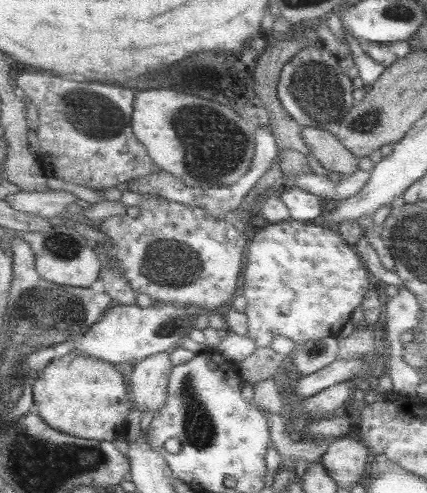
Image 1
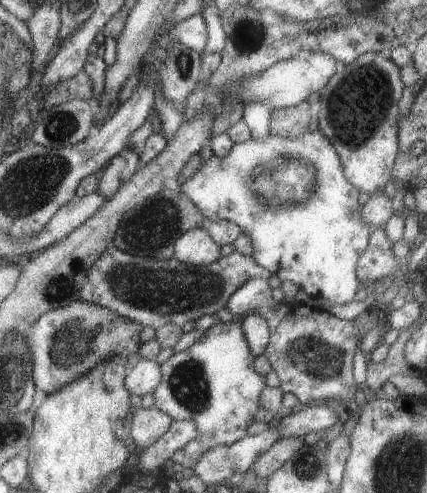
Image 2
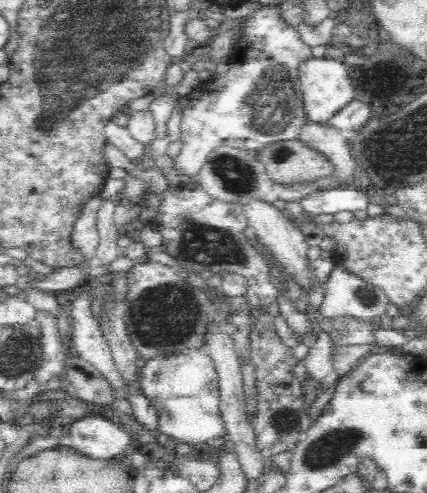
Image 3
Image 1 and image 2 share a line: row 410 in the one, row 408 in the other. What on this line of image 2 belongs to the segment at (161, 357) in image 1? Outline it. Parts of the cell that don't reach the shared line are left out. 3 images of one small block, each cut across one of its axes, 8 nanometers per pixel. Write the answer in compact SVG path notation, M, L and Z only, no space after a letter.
M155 406L151 410L141 408L135 414L127 434L133 436L137 450L143 452L143 450L149 450L151 446L155 446L167 434L167 430L171 430L173 422L175 422L175 418L171 418L163 410L157 410Z

